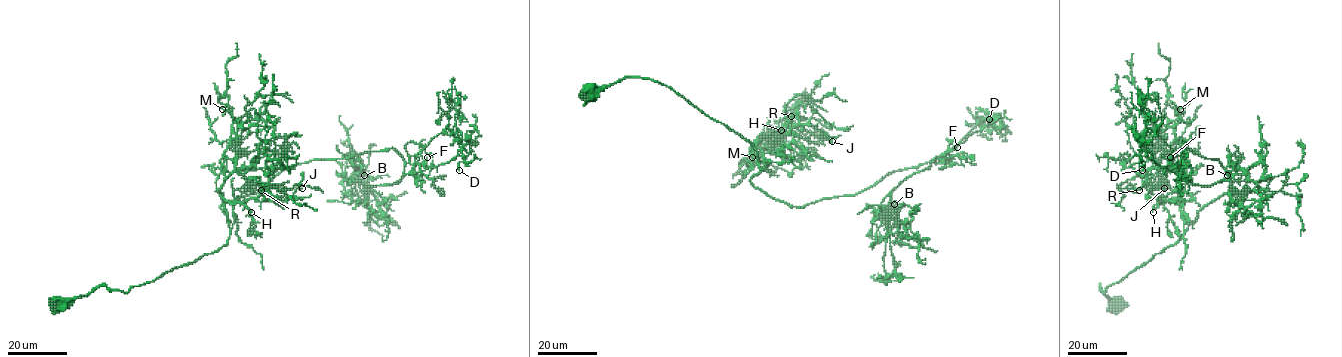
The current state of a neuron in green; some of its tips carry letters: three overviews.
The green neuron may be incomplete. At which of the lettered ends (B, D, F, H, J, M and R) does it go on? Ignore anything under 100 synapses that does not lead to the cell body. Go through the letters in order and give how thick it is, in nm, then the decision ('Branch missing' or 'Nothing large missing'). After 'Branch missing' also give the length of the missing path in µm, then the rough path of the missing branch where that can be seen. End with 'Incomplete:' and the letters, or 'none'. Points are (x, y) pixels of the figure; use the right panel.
B: Thickness 170 nm. Nothing large missing
D: Thickness 200 nm. Nothing large missing
F: Thickness 220 nm. Nothing large missing
H: Thickness 320 nm. Branch missing. Missing length about 50 µm. Course of what is missing: (1153, 212), (1155, 225), (1135, 219), (1130, 230), (1117, 231), (1111, 235), (1117, 253), (1136, 250)
J: Thickness 160 nm. Nothing large missing
M: Thickness 220 nm. Nothing large missing
R: Thickness 200 nm. Nothing large missing
Incomplete: H

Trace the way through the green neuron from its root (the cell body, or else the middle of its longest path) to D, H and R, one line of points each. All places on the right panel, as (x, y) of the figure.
D: (1117, 303), (1100, 285), (1173, 245), (1230, 189), (1218, 160), (1188, 149), (1183, 176), (1142, 150), (1142, 170)
H: (1117, 303), (1100, 285), (1104, 292), (1173, 245), (1183, 233), (1177, 199), (1158, 203), (1153, 212)
R: (1117, 303), (1100, 285), (1104, 292), (1173, 245), (1183, 233), (1177, 199), (1161, 203), (1147, 176), (1139, 190)

